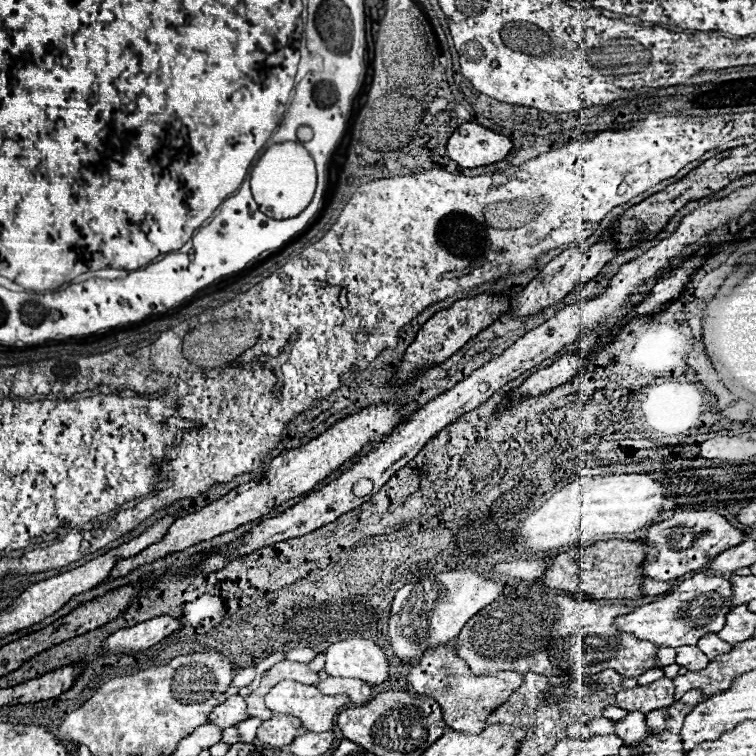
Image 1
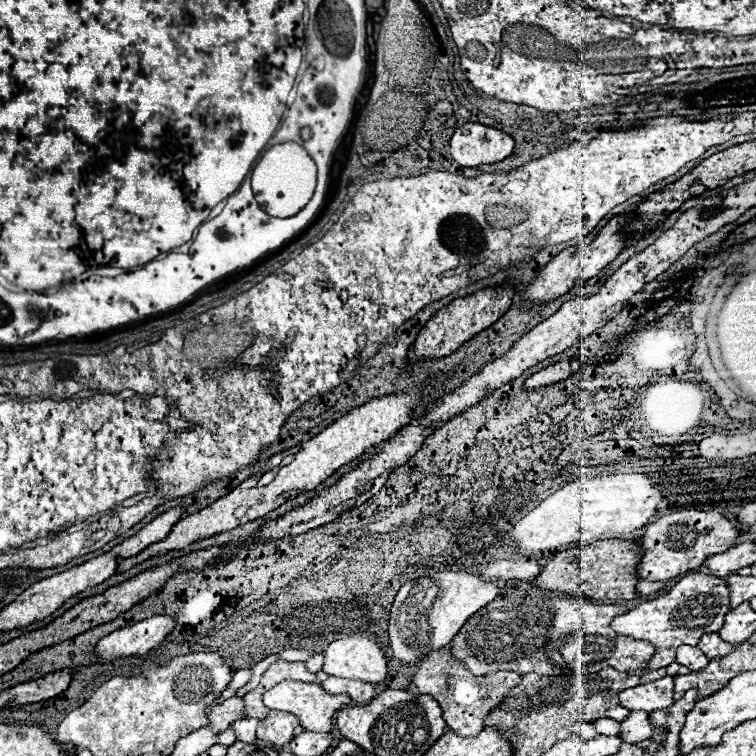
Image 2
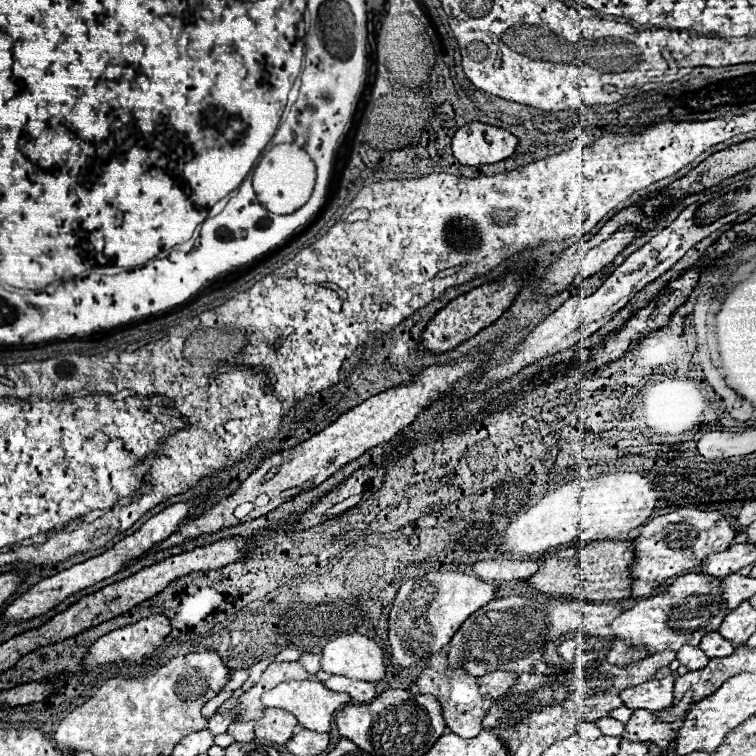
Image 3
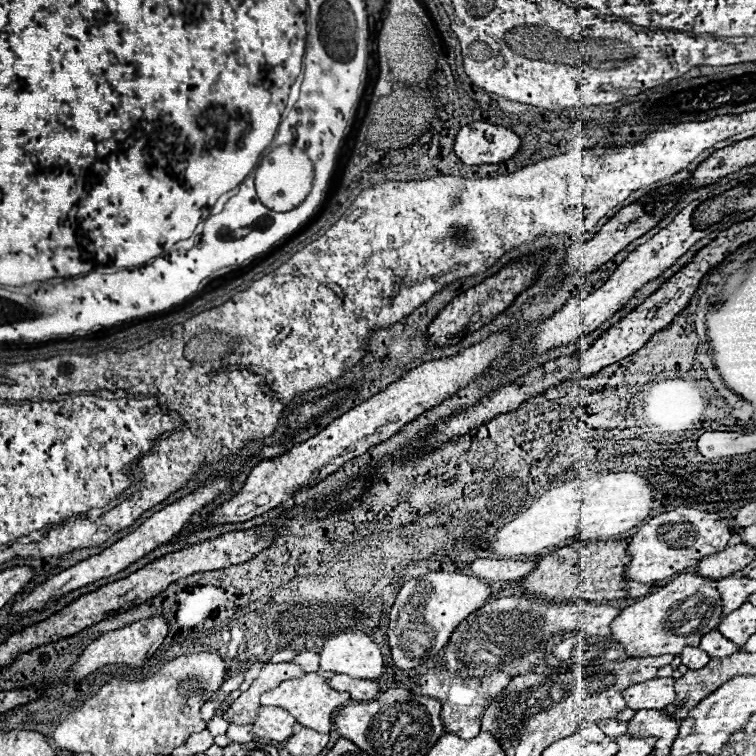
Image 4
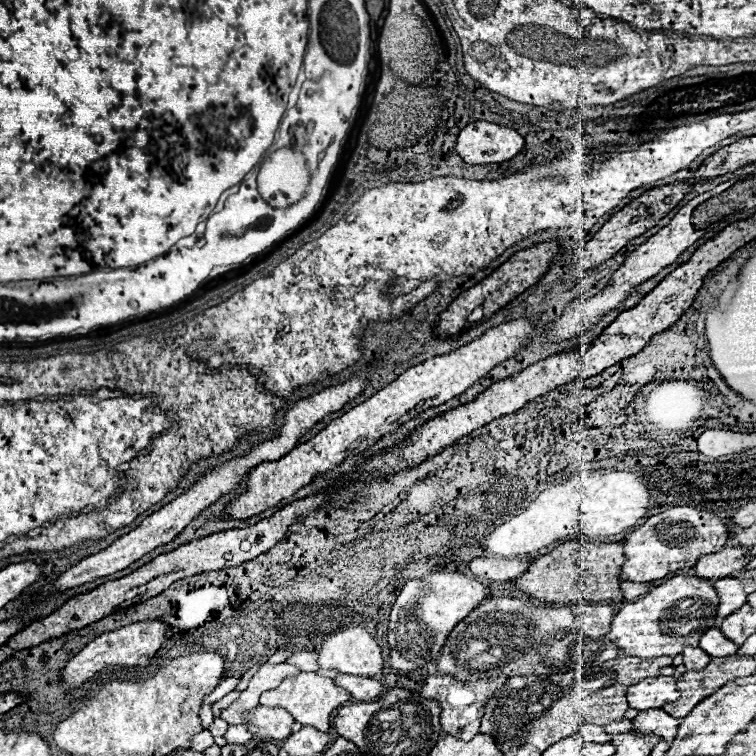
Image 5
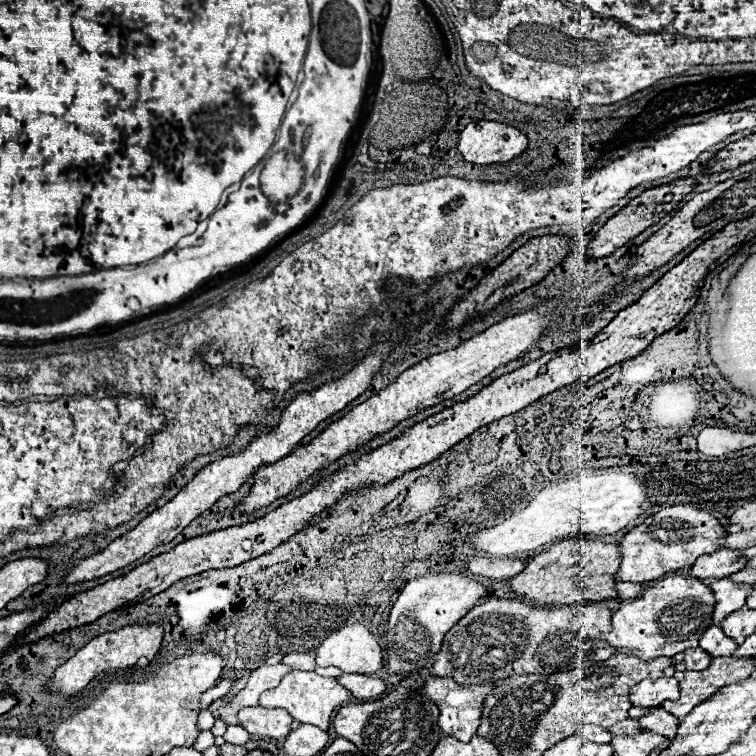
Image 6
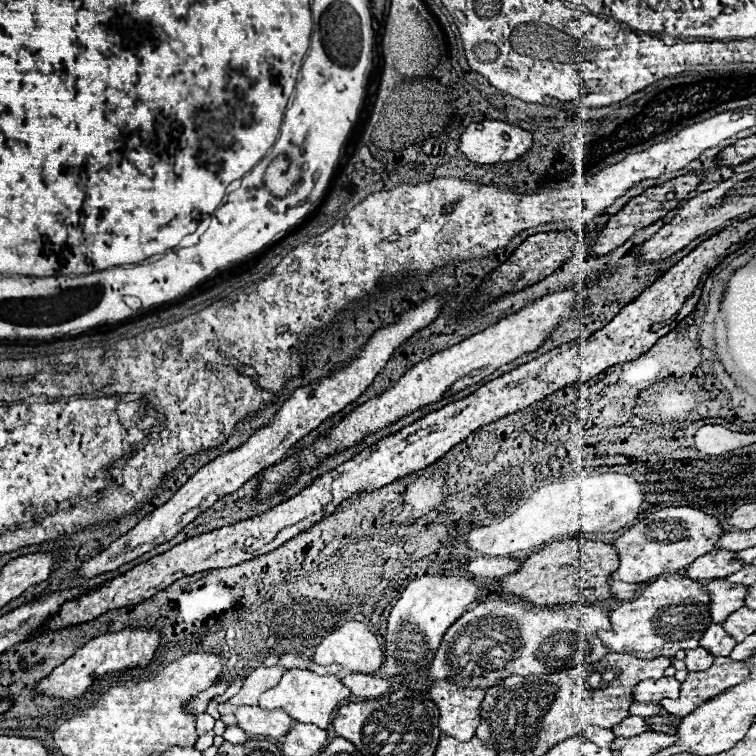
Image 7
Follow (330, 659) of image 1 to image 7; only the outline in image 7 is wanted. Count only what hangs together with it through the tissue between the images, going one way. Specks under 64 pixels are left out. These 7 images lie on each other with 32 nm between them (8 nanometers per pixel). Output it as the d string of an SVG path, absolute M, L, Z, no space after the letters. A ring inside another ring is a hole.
M346 622L316 646L312 658L324 666L342 664L350 672L372 674L382 664L382 650L366 624Z

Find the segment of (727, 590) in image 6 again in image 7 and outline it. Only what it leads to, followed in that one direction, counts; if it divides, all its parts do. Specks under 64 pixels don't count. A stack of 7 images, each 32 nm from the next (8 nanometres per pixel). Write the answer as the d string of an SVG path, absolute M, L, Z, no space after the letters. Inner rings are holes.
M716 580L706 584L706 592L710 596L710 618L714 624L724 622L728 614L744 606L744 594L746 594L744 584L730 584L724 580Z

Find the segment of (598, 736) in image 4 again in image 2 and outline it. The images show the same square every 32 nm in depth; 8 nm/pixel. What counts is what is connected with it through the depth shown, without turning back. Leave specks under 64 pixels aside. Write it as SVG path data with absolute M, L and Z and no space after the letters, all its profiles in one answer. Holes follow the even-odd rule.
M576 722L572 732L578 734L578 736L582 736L582 738L596 738L598 736L598 732L594 730L593 725L588 722Z

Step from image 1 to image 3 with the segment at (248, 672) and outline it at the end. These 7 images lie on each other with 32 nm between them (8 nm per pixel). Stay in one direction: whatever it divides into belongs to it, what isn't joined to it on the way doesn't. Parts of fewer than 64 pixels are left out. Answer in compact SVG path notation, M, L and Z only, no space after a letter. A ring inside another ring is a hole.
M238 670L238 672L234 672L234 674L230 676L230 680L226 682L226 686L224 686L222 690L226 690L226 692L238 690L238 688L246 682L246 678L248 678L248 672L246 672L246 670Z

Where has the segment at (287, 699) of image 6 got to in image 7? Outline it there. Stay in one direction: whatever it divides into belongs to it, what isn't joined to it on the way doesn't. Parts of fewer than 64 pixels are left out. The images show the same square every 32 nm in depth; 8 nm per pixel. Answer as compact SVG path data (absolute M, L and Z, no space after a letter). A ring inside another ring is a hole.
M290 668L284 672L282 680L278 686L266 690L260 696L258 706L264 710L274 710L280 708L284 712L288 712L294 720L304 722L304 724L316 724L320 728L326 730L326 726L330 724L330 716L334 712L334 708L338 708L346 698L350 696L350 690L334 676L334 674L314 674L312 670L302 670L302 668Z

